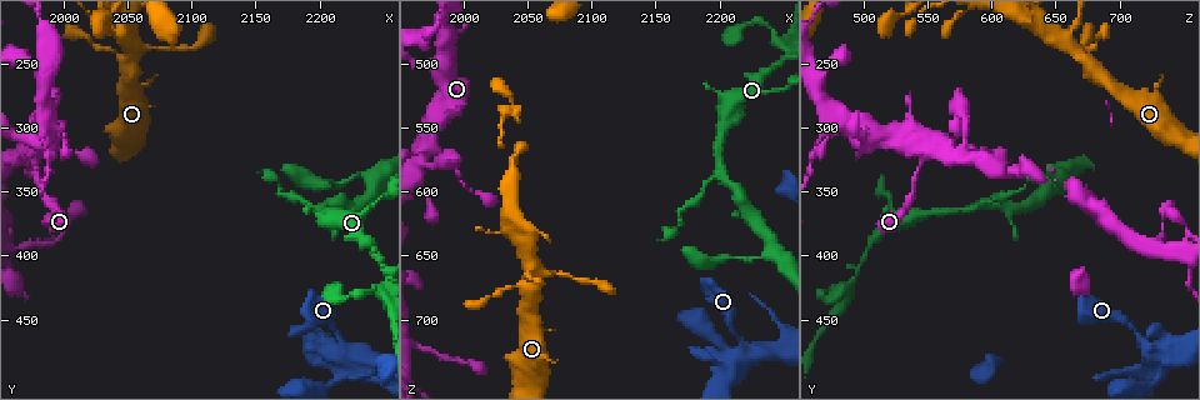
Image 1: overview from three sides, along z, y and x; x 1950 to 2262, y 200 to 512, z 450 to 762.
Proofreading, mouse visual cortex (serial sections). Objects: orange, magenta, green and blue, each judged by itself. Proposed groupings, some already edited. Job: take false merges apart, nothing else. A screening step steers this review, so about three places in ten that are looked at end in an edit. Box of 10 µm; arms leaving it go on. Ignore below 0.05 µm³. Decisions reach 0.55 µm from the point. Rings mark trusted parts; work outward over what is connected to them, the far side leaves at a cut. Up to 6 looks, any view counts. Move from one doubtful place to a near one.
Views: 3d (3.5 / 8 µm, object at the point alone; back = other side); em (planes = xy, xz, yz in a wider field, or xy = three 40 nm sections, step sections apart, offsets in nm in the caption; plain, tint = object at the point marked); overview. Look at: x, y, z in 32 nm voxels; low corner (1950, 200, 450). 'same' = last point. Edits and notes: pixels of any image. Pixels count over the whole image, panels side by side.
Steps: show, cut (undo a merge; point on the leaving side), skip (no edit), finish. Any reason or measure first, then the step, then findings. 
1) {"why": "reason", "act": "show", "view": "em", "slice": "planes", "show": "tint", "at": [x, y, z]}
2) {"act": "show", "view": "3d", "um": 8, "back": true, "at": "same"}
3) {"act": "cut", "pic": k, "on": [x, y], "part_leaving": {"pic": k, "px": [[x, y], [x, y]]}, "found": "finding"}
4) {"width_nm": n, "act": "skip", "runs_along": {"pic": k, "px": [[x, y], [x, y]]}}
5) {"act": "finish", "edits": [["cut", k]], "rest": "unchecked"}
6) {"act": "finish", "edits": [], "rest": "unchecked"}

{"why": "three-way junction", "act": "show", "view": "3d", "um": 8, "at": [2202, 364, 584]}

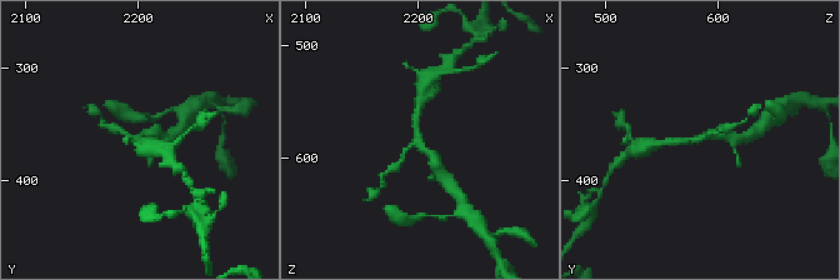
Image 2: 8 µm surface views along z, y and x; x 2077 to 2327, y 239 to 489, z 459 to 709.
{"arms": 3, "arm_widths_nm": [150, 250, 300], "why": "now the EM", "act": "show", "view": "em", "slice": "xy", "step": 2, "show": "tint", "at": "same"}

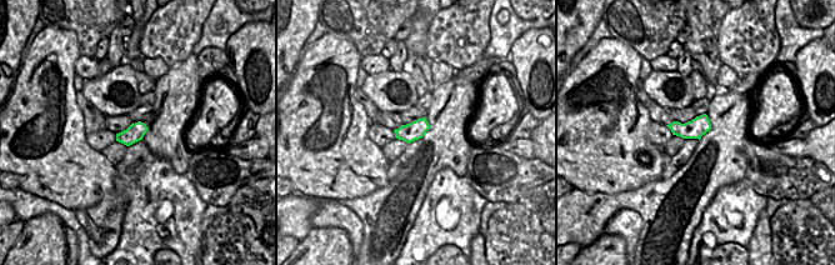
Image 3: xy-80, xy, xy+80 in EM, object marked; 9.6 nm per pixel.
{"act": "skip", "runs_along": {"pic": 2, "px": [[419, 105], [416, 139], [438, 169]]}, "found": "continuous, no second cell"}

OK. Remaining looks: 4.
{"why": "thin neck", "act": "show", "view": "3d", "um": 3.5, "at": [1980, 332, 544]}

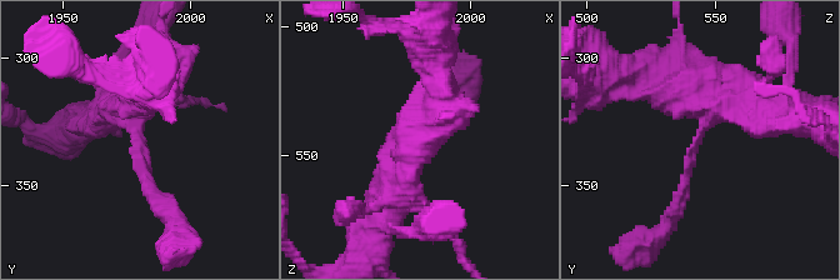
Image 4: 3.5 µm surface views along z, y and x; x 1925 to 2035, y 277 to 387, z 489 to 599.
{"why": "now the EM", "act": "show", "view": "em", "slice": "xy", "step": 3, "show": "tint", "at": [1979, 332, 543]}

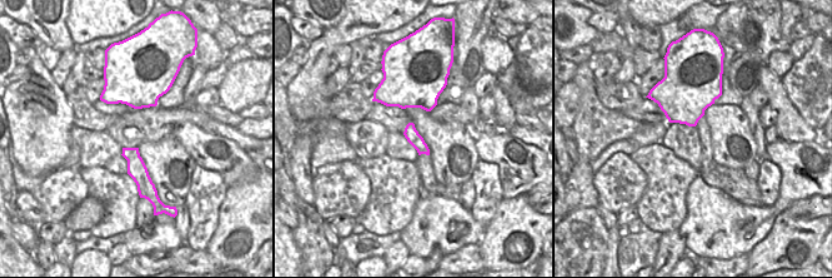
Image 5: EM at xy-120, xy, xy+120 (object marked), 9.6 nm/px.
{"width_nm": 140, "act": "skip", "runs_along": {"pic": 4, "px": [[169, 214], [134, 123], [153, 88]]}, "found": "all the same cell"}

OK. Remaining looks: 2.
{"act": "finish", "edits": [], "rest": "unchecked"}

